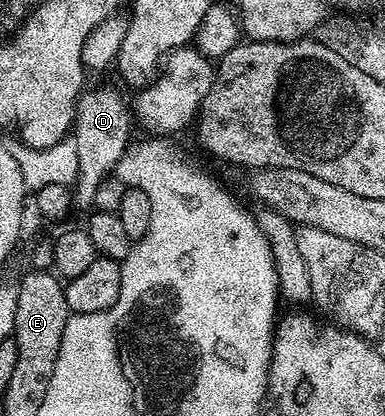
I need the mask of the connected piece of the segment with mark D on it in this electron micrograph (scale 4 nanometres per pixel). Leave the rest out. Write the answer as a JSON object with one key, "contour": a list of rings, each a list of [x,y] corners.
{"contour":[[[97,90],[94,94],[86,93],[78,101],[77,116],[73,120],[73,129],[71,131],[71,141],[77,146],[77,180],[73,183],[71,189],[73,192],[73,204],[78,211],[88,211],[93,206],[95,196],[99,188],[105,183],[106,178],[110,177],[116,171],[119,160],[125,155],[125,151],[130,149],[129,133],[135,130],[135,118],[131,113],[130,103],[125,102],[125,98],[117,90]]]}

